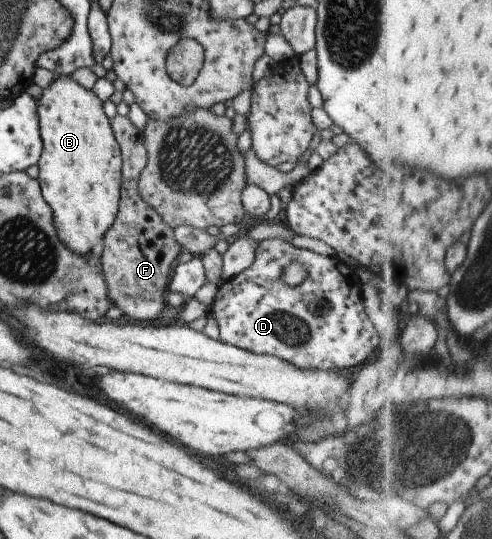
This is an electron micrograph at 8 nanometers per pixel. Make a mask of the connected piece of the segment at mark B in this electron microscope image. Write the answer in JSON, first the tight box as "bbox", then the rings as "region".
{"bbox":[36,75,122,256],"region":[[[70,75],[56,76],[47,88],[42,89],[41,96],[36,99],[37,117],[40,125],[40,136],[42,139],[42,154],[38,161],[39,177],[38,182],[42,191],[43,199],[53,209],[55,215],[55,227],[57,227],[58,236],[62,242],[75,253],[86,256],[87,252],[91,252],[95,243],[104,237],[104,233],[111,227],[118,214],[118,205],[121,197],[121,182],[122,182],[122,153],[117,143],[116,137],[109,118],[103,110],[103,102],[97,95],[90,89],[83,87],[77,83]]]}

